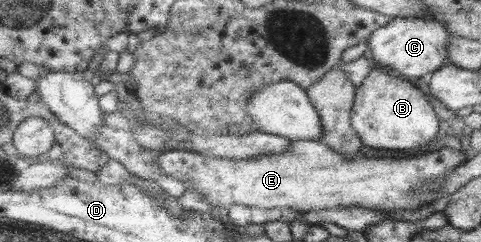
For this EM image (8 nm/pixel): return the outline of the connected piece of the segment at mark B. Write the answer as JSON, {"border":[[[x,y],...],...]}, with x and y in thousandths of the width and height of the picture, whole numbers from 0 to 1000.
{"border":[[[786,273],[763,306],[738,372],[728,512],[757,599],[780,616],[888,607],[915,529],[900,438],[863,343]]]}

